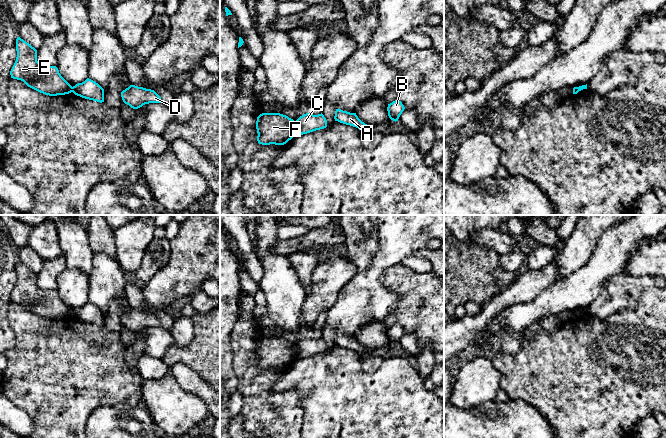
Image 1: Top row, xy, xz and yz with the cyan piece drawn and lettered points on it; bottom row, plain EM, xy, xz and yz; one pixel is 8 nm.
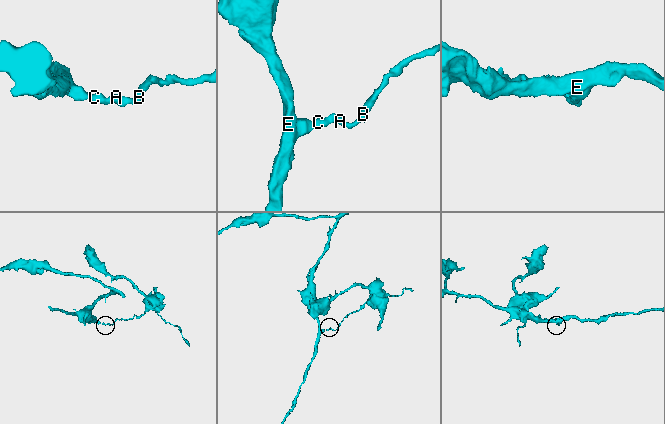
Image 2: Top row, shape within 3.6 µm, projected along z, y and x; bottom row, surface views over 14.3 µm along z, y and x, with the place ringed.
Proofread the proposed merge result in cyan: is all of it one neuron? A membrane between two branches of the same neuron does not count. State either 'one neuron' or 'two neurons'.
two neurons

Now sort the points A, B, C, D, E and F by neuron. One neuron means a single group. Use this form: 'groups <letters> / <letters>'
groups A B C D / E F

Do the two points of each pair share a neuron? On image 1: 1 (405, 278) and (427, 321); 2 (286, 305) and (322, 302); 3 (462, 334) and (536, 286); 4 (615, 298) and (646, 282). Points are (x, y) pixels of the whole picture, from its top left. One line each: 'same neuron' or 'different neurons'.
1: same neuron
2: different neurons
3: same neuron
4: same neuron

